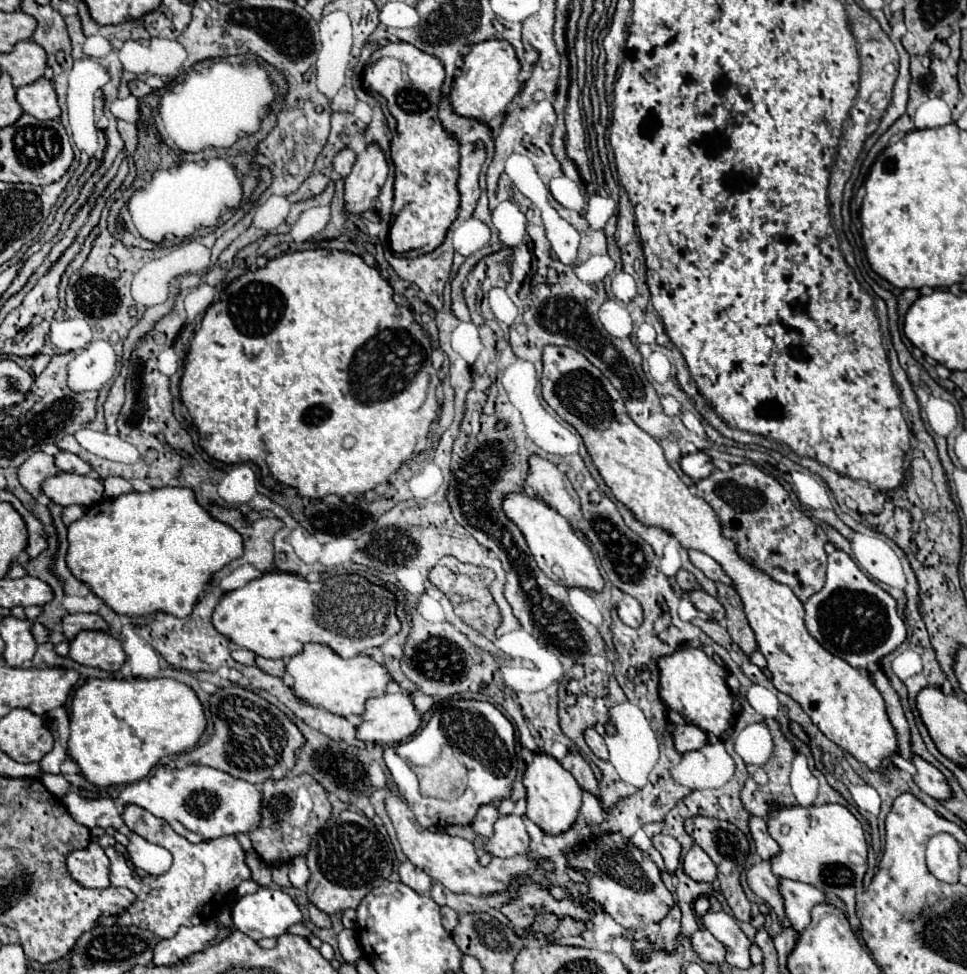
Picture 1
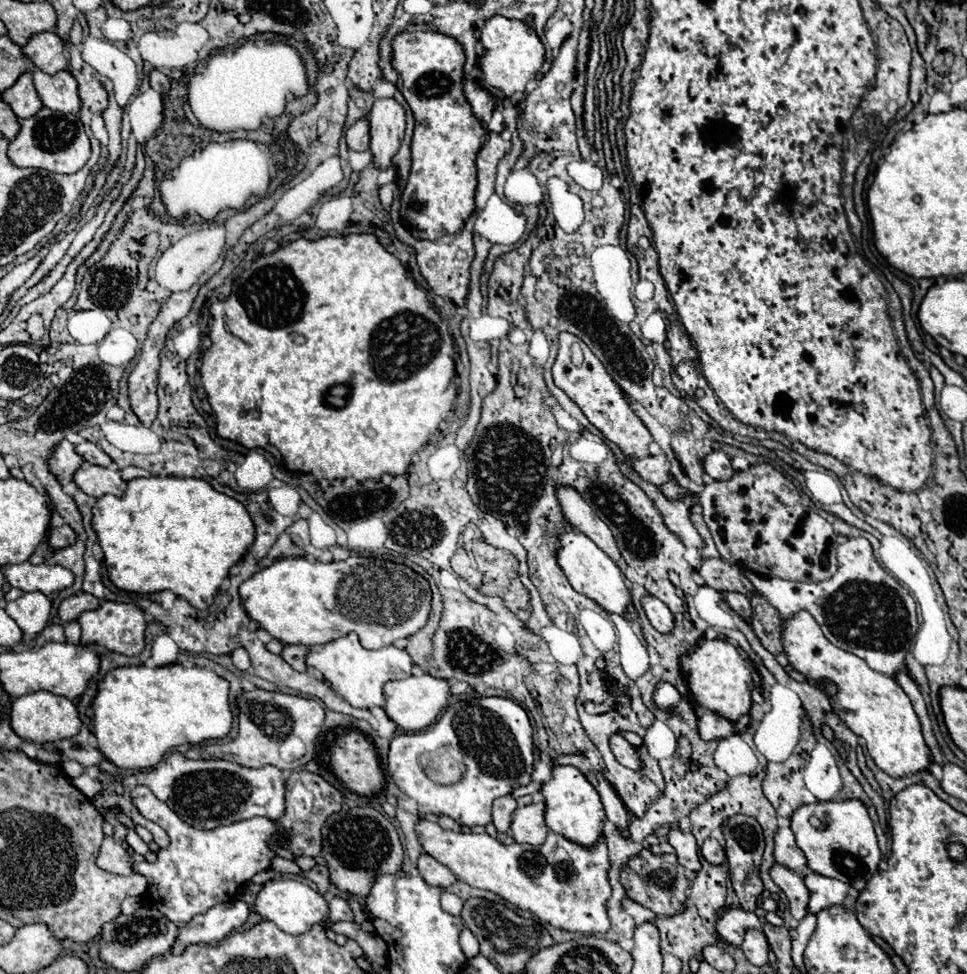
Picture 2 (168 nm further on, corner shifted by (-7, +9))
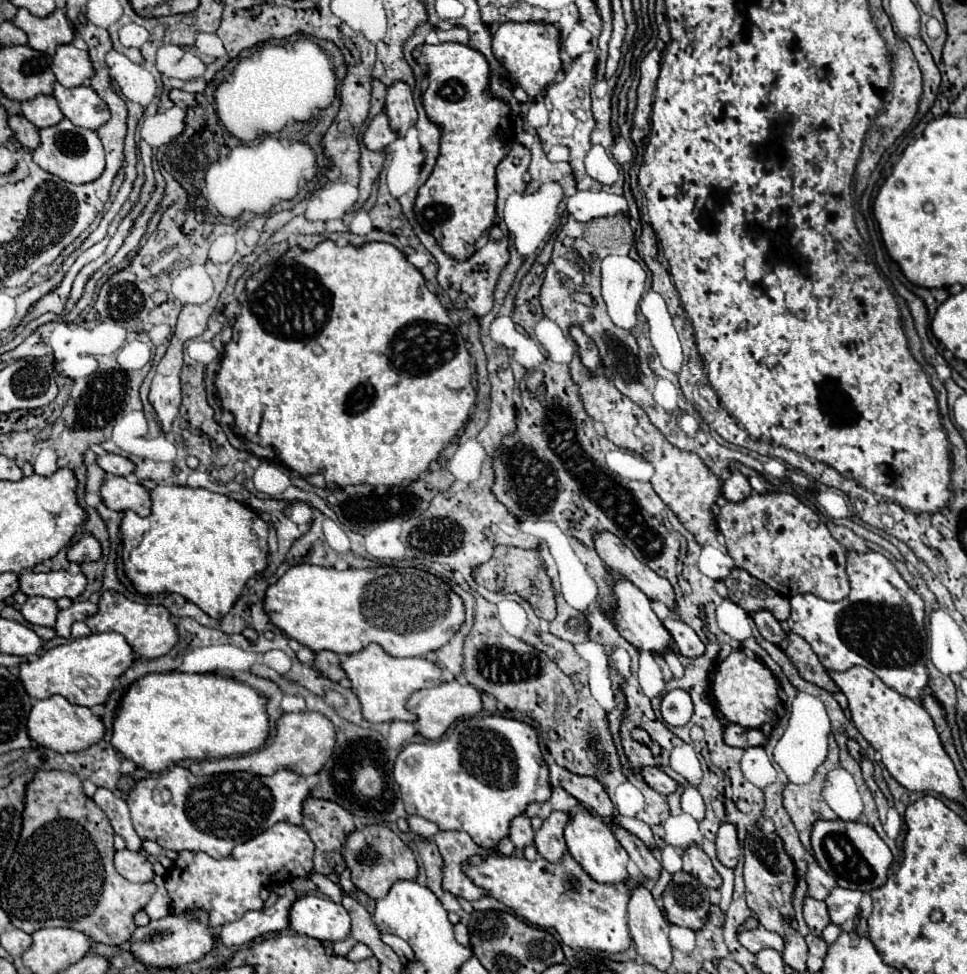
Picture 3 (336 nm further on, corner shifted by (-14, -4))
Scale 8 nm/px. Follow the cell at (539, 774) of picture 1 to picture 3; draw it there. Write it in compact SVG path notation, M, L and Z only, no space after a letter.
M578 809L576 813L572 813L570 815L570 823L564 829L564 839L566 839L570 855L580 863L580 867L596 883L614 885L614 883L624 883L628 879L626 863L628 863L630 857L624 851L624 847L618 843L618 839L614 837L610 827L598 815L590 813L588 809Z

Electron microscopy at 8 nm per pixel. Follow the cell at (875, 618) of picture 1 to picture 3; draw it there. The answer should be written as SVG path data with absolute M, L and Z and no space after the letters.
M848 551L846 573L852 587L846 599L830 603L812 593L796 595L790 599L792 613L786 625L792 633L810 643L826 669L846 671L854 665L862 665L898 693L910 699L922 699L928 687L922 597L882 553Z

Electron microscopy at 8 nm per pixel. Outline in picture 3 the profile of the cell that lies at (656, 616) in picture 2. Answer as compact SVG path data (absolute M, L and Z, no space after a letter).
M664 619L662 623L672 633L672 639L676 643L676 649L680 651L680 655L684 655L684 657L704 655L706 647L704 647L704 643L700 641L700 637L696 635L696 631L692 627L688 627L680 619Z

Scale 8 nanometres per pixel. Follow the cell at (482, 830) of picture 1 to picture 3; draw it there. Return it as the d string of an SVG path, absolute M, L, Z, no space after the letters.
M520 815L512 821L512 827L510 827L510 841L518 847L518 849L524 849L528 845L534 845L534 831L530 827L530 819L526 815Z

